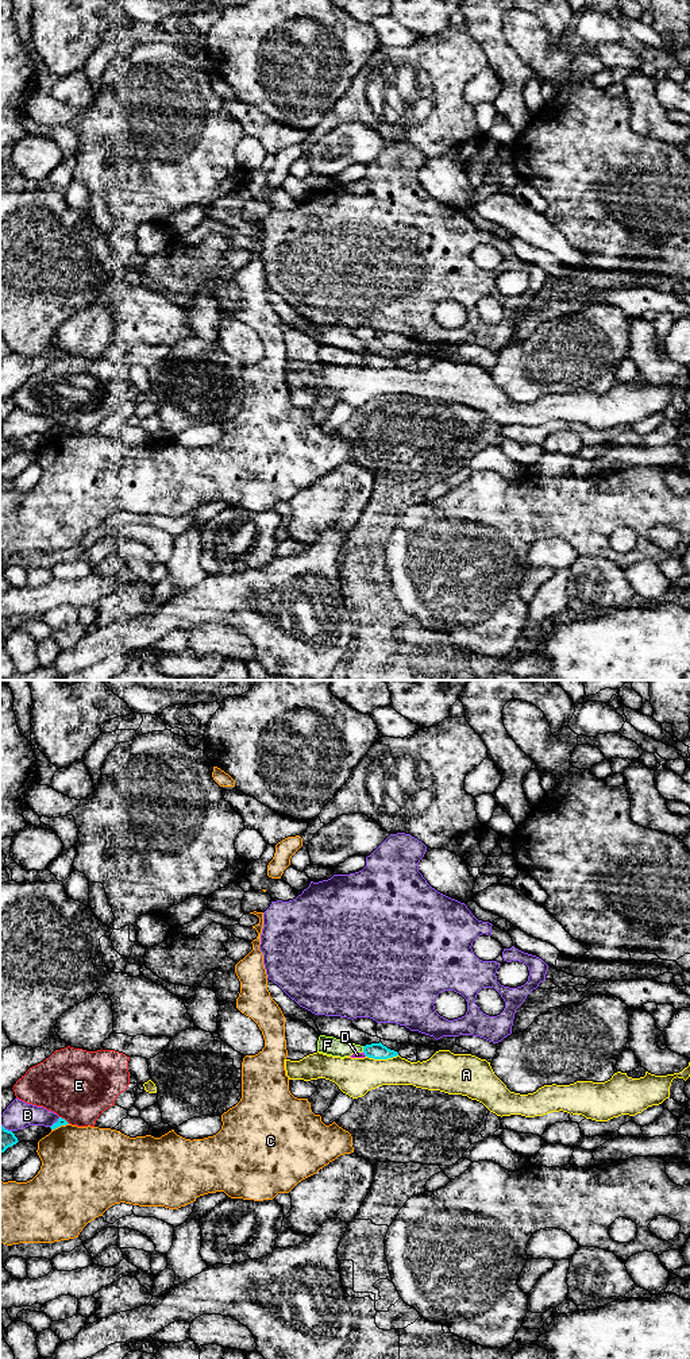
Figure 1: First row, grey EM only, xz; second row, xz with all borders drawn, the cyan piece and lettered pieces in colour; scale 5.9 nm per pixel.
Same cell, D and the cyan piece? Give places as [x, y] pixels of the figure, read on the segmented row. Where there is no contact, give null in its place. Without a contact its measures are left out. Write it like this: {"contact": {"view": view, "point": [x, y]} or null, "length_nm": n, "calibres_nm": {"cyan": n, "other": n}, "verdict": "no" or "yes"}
{"contact": {"view": "xz", "point": [365, 1054]}, "length_nm": 40, "calibres_nm": {"cyan": 100, "other": 30}, "verdict": "no"}

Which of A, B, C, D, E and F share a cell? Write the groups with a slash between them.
A / B / C / D F / E

